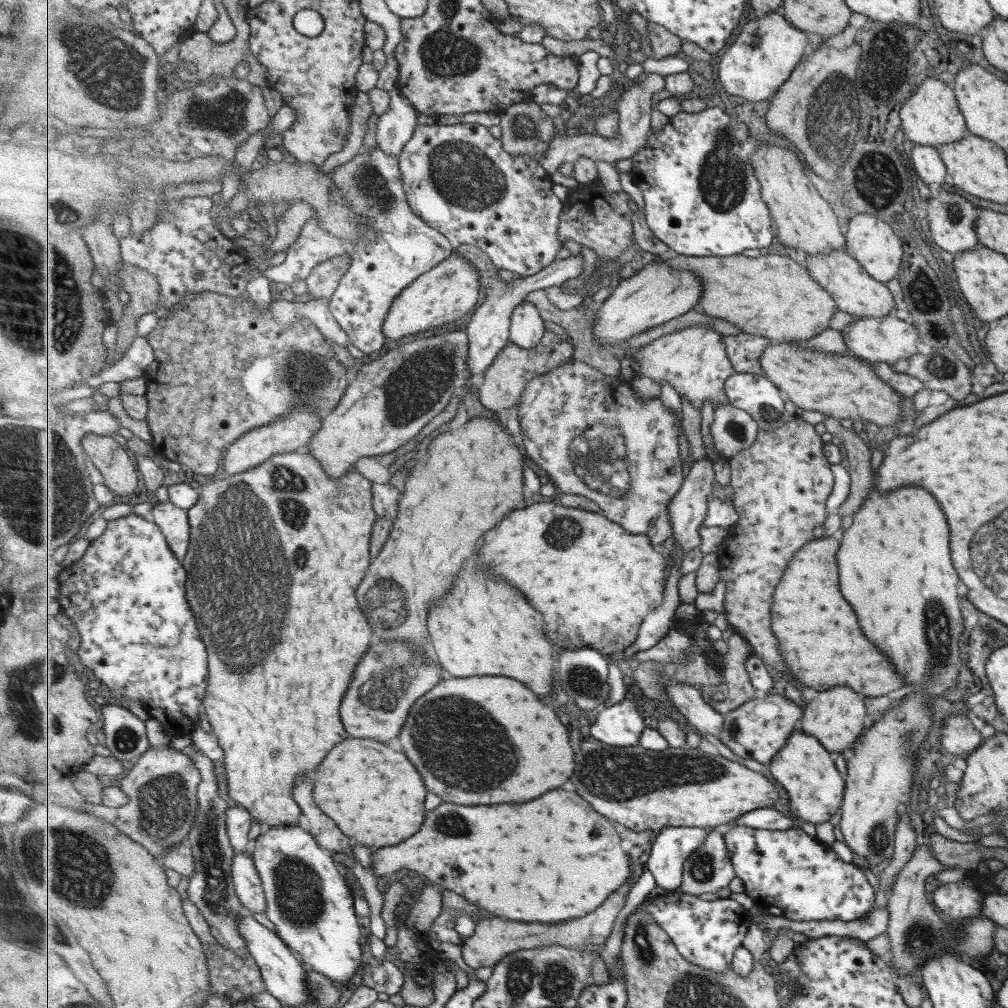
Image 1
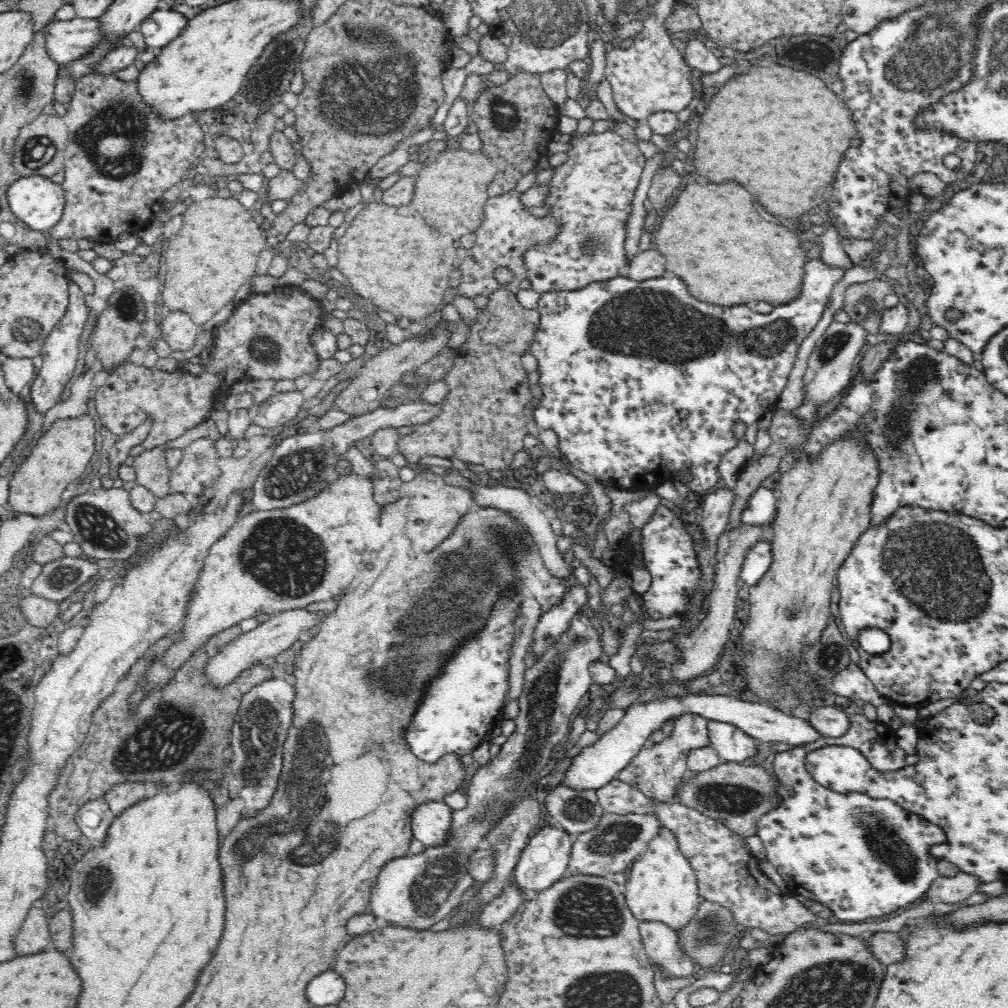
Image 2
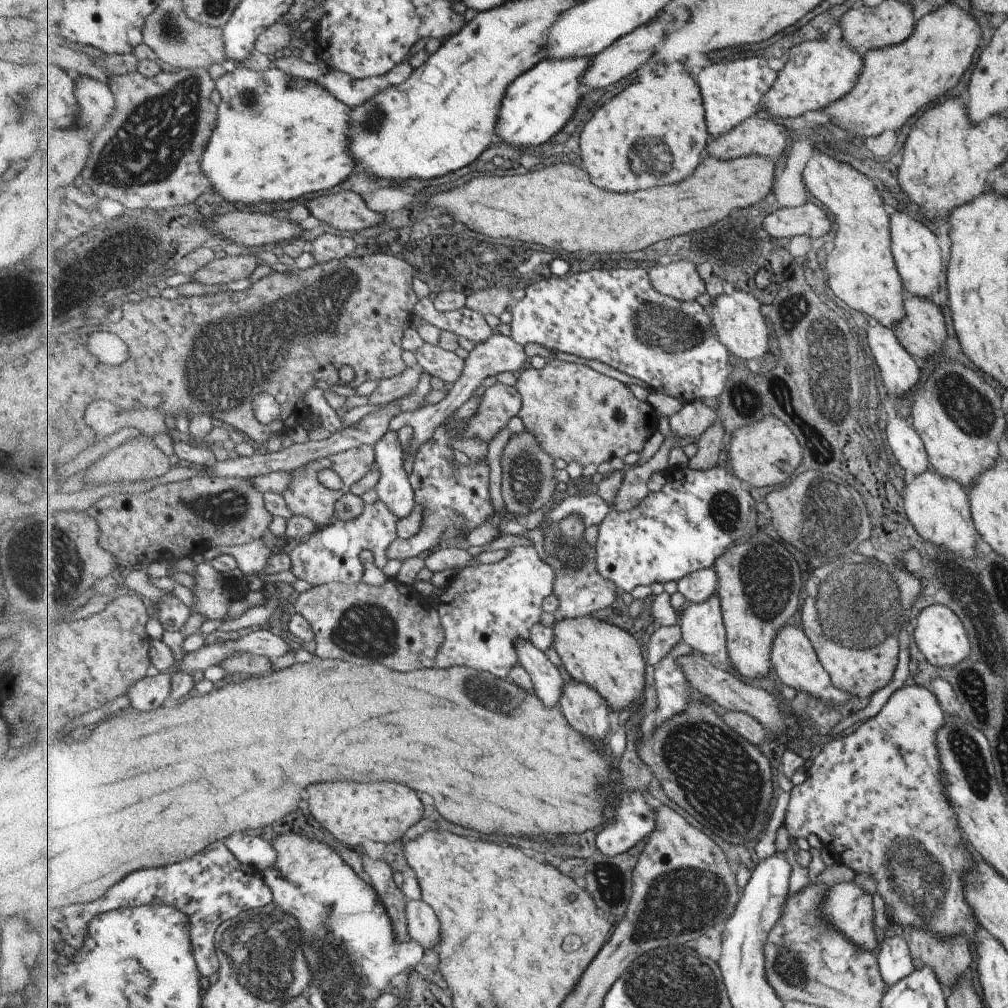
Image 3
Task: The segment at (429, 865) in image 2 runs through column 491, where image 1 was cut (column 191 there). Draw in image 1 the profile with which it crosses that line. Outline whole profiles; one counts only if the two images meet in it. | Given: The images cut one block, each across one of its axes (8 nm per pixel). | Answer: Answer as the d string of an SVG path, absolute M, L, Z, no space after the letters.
M149 718L146 728L151 746L130 765L130 772L120 781L120 787L131 796L129 804L140 811L135 814L117 814L117 818L123 816L123 820L129 820L131 828L125 828L122 832L143 844L160 860L169 848L187 840L197 822L202 774L191 756L172 747L172 736L165 732L165 726L159 720Z

